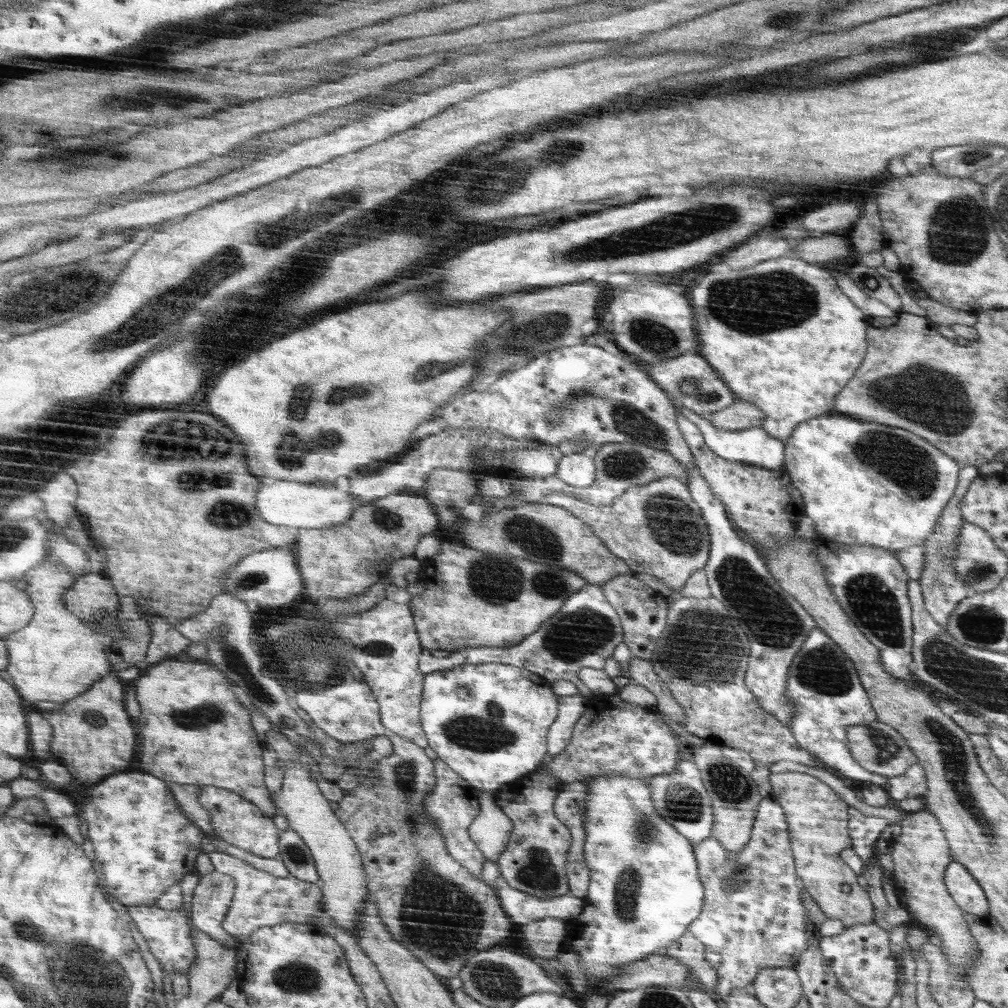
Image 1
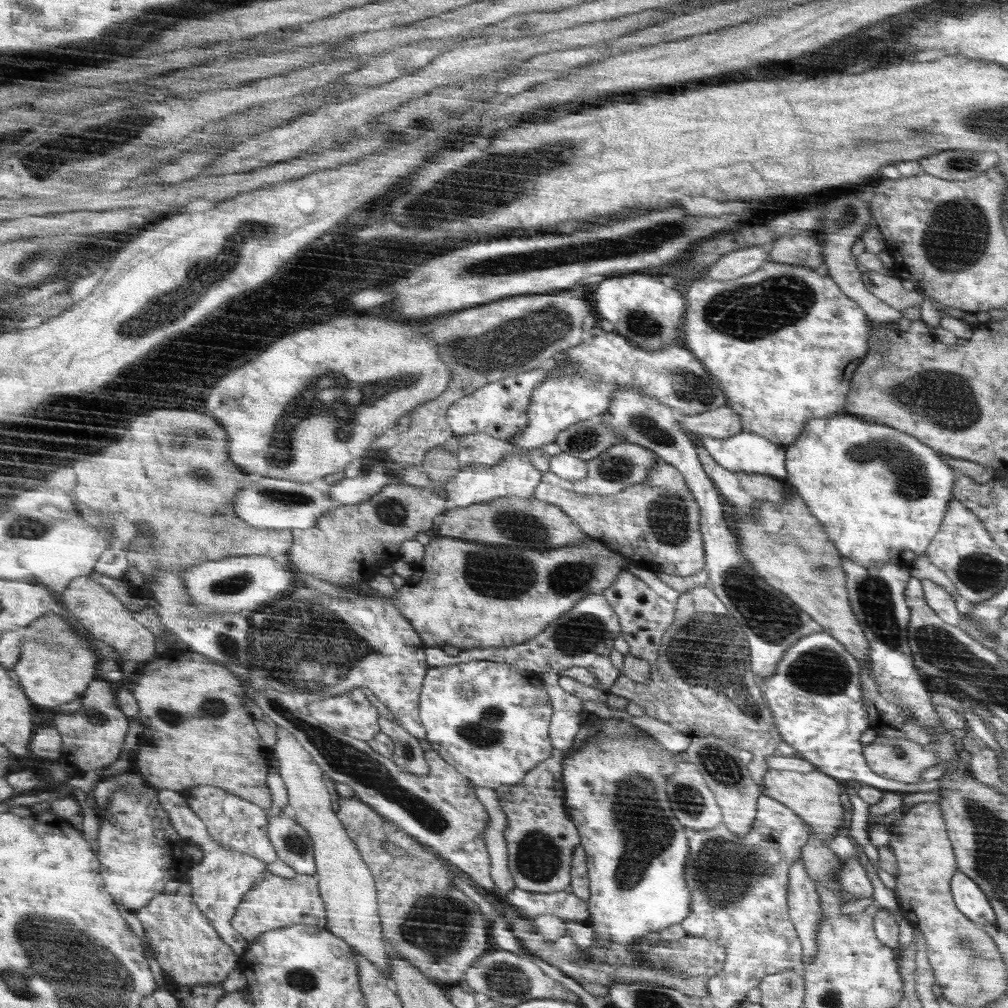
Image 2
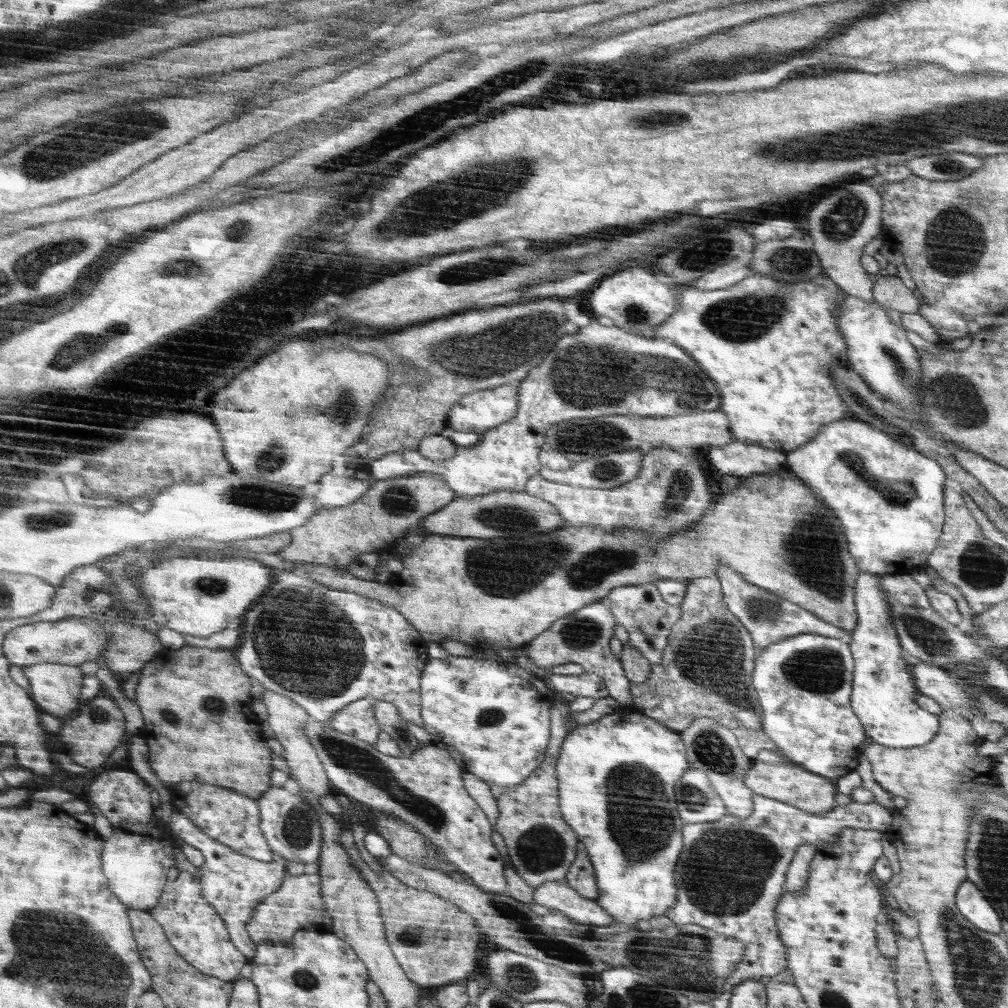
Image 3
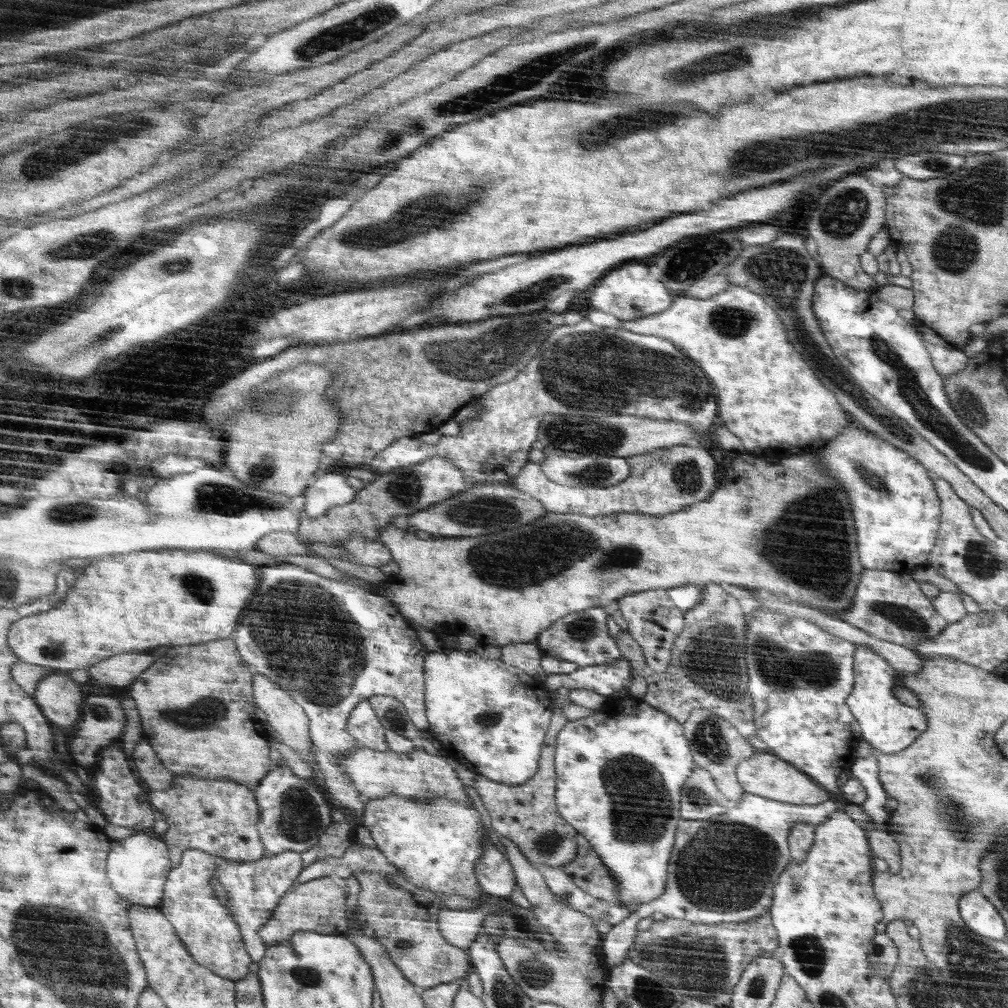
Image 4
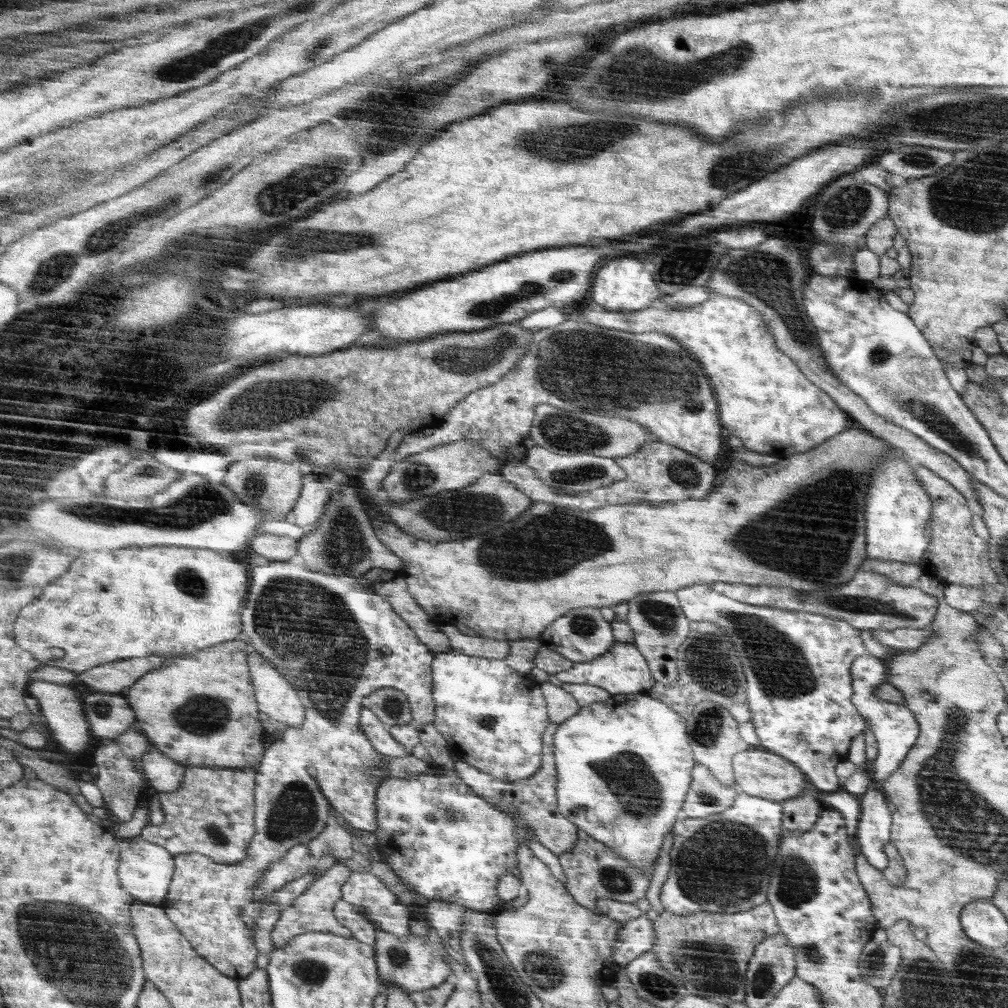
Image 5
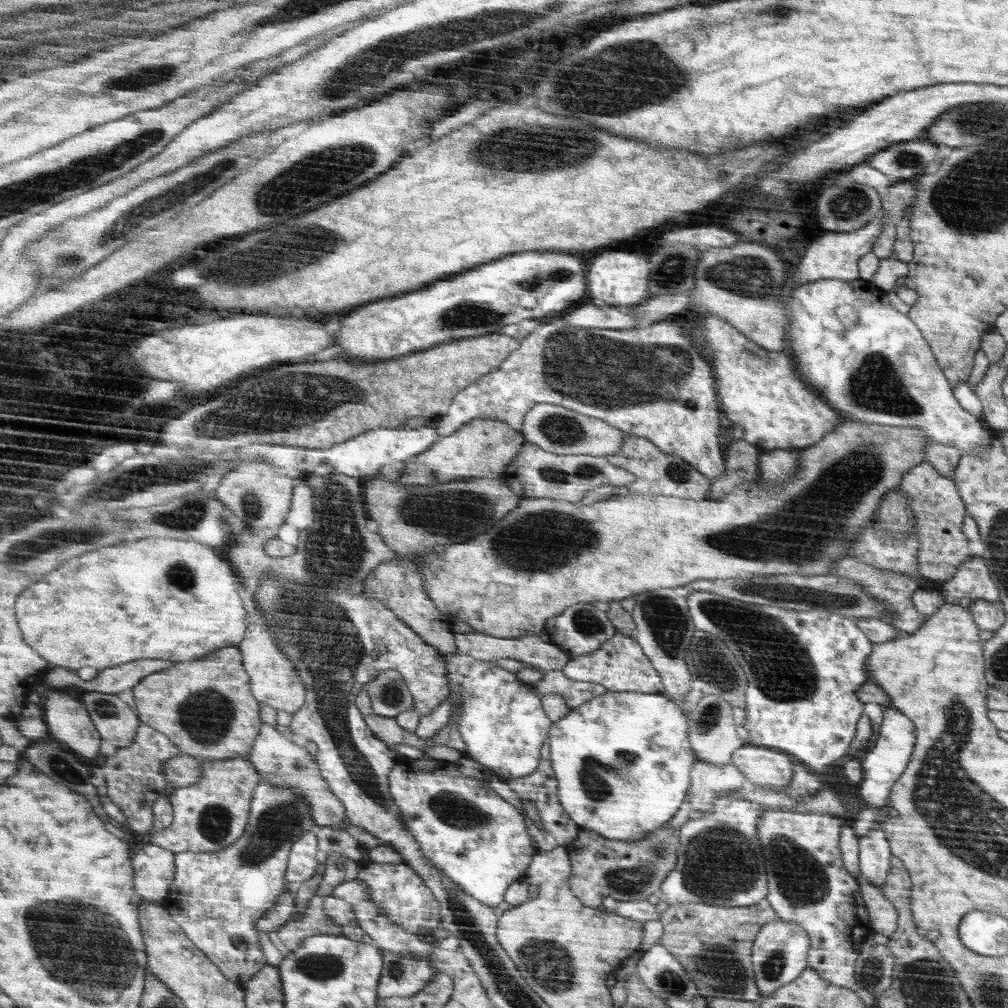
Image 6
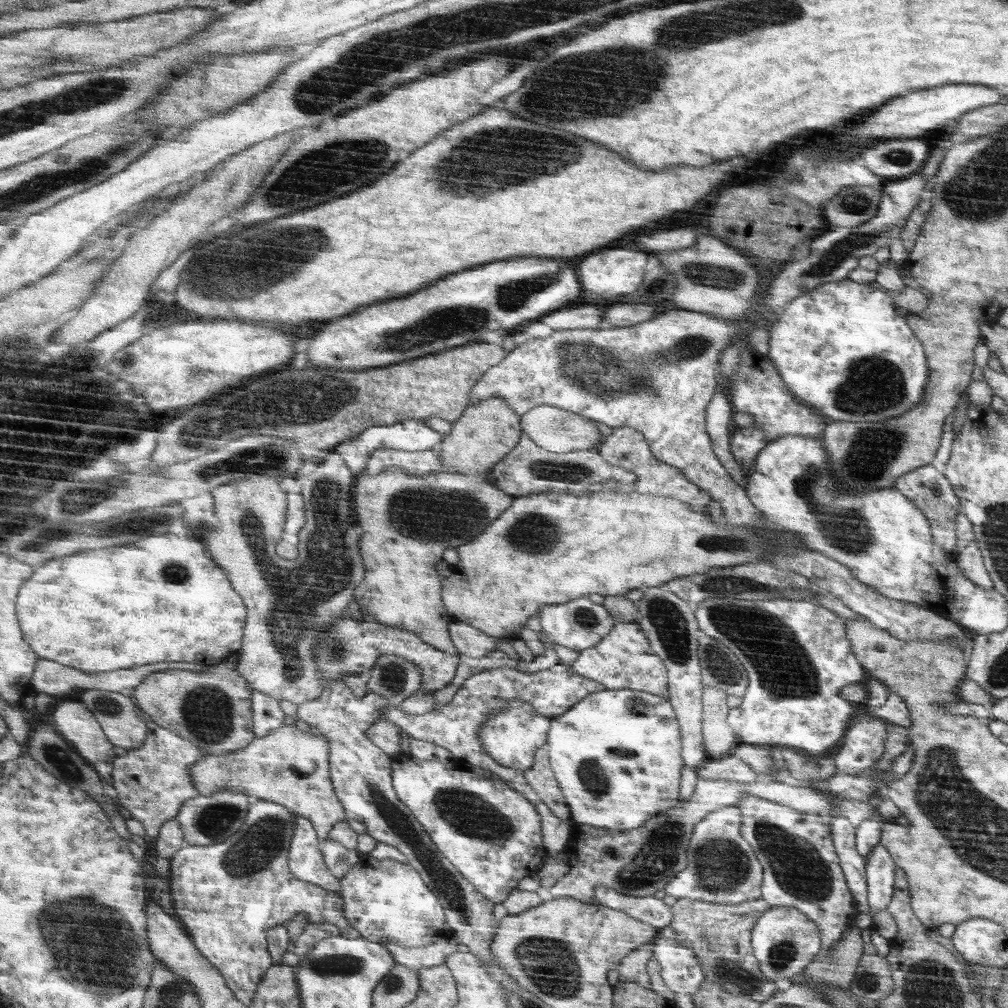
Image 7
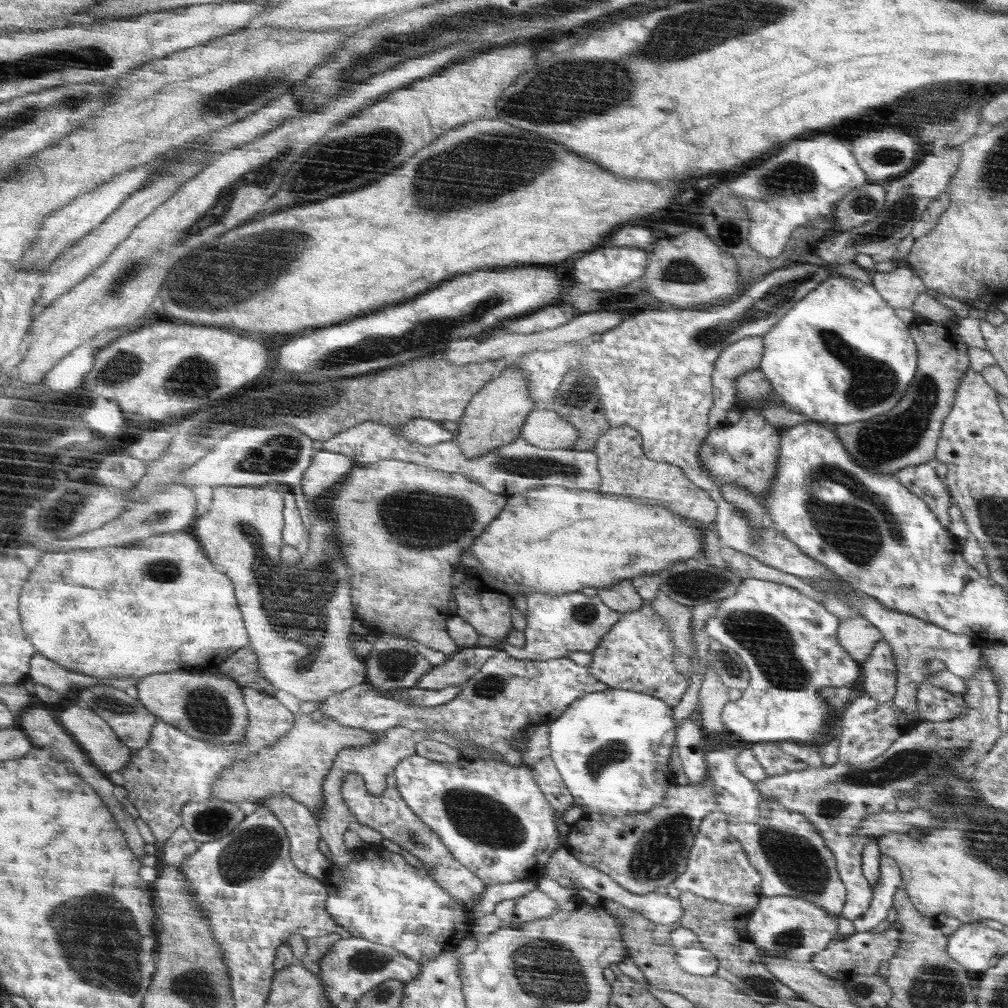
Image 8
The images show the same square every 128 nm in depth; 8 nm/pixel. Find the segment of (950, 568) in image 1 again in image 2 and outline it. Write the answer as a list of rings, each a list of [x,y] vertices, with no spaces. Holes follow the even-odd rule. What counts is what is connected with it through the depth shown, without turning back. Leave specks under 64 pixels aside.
[[[922,579],[921,585],[926,604],[928,604],[944,622],[955,627],[960,626],[962,618],[958,609],[956,609],[956,599],[954,599],[954,595],[946,591],[942,585],[938,585],[930,579]]]

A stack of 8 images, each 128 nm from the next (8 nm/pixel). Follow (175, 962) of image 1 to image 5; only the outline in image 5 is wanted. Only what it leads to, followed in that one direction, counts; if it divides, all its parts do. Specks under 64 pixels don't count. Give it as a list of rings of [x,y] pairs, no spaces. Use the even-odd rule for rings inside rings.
[[[268,562],[264,566],[254,568],[252,572],[254,576],[254,584],[250,588],[250,594],[246,600],[246,606],[243,608],[242,613],[242,637],[246,644],[252,646],[260,656],[264,656],[266,660],[270,660],[270,664],[274,664],[273,668],[278,673],[282,674],[294,686],[299,700],[305,706],[304,722],[300,726],[288,726],[283,732],[283,738],[276,740],[268,751],[265,751],[264,759],[261,764],[258,764],[256,776],[256,815],[254,816],[254,824],[256,824],[257,832],[250,840],[248,850],[246,850],[246,858],[237,864],[225,864],[218,862],[211,856],[206,856],[201,852],[189,852],[180,854],[175,857],[177,861],[177,872],[175,873],[173,884],[170,887],[169,896],[164,904],[161,906],[169,913],[170,918],[177,924],[178,929],[190,940],[194,948],[200,952],[200,956],[205,958],[228,976],[235,978],[240,982],[243,978],[254,972],[254,960],[256,960],[256,945],[254,945],[253,938],[248,936],[248,928],[242,920],[240,920],[240,910],[243,910],[246,905],[251,904],[251,891],[254,886],[262,884],[263,872],[267,869],[269,864],[278,861],[286,855],[286,852],[298,844],[310,843],[316,836],[321,835],[322,832],[328,828],[328,824],[334,821],[334,811],[342,815],[346,822],[358,830],[366,830],[368,832],[376,832],[378,827],[378,810],[377,810],[377,794],[378,786],[380,786],[380,777],[384,775],[384,766],[380,764],[380,754],[377,749],[370,744],[369,738],[365,733],[361,732],[361,712],[360,707],[364,702],[366,696],[380,688],[394,688],[398,692],[402,692],[409,701],[409,706],[412,709],[413,723],[417,726],[420,724],[430,724],[434,720],[434,700],[432,700],[432,654],[430,648],[426,644],[422,644],[418,636],[414,636],[414,631],[409,627],[407,622],[401,615],[392,607],[390,601],[379,593],[375,593],[368,586],[361,586],[360,584],[348,581],[344,575],[334,575],[324,573],[322,571],[314,571],[314,569],[304,568],[304,566],[296,566],[290,562]],[[300,594],[302,594],[302,606],[300,606]],[[262,598],[262,600],[260,600]],[[262,604],[262,610],[260,610]],[[268,614],[270,614],[270,628],[268,628]],[[254,616],[254,618],[252,618]],[[318,616],[318,622],[316,622]],[[338,628],[338,632],[336,632]],[[310,767],[315,768],[317,776],[310,775]]]

